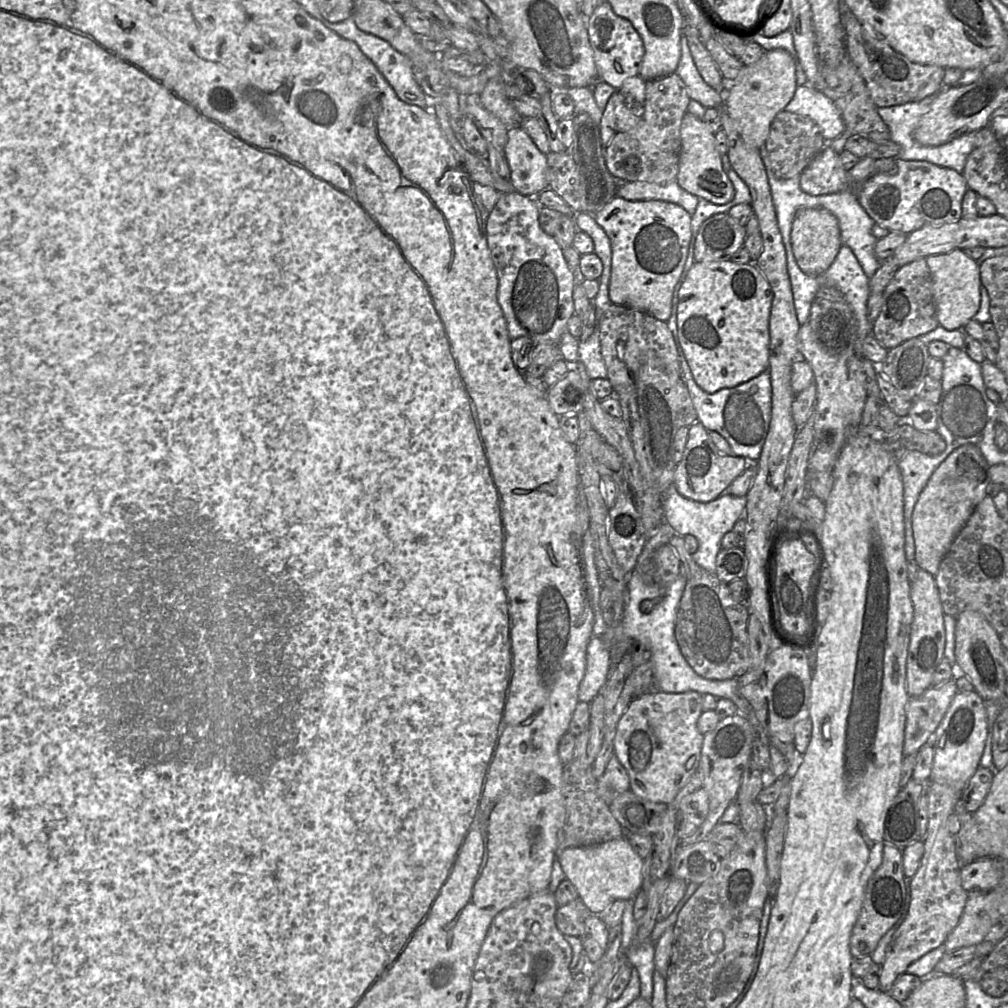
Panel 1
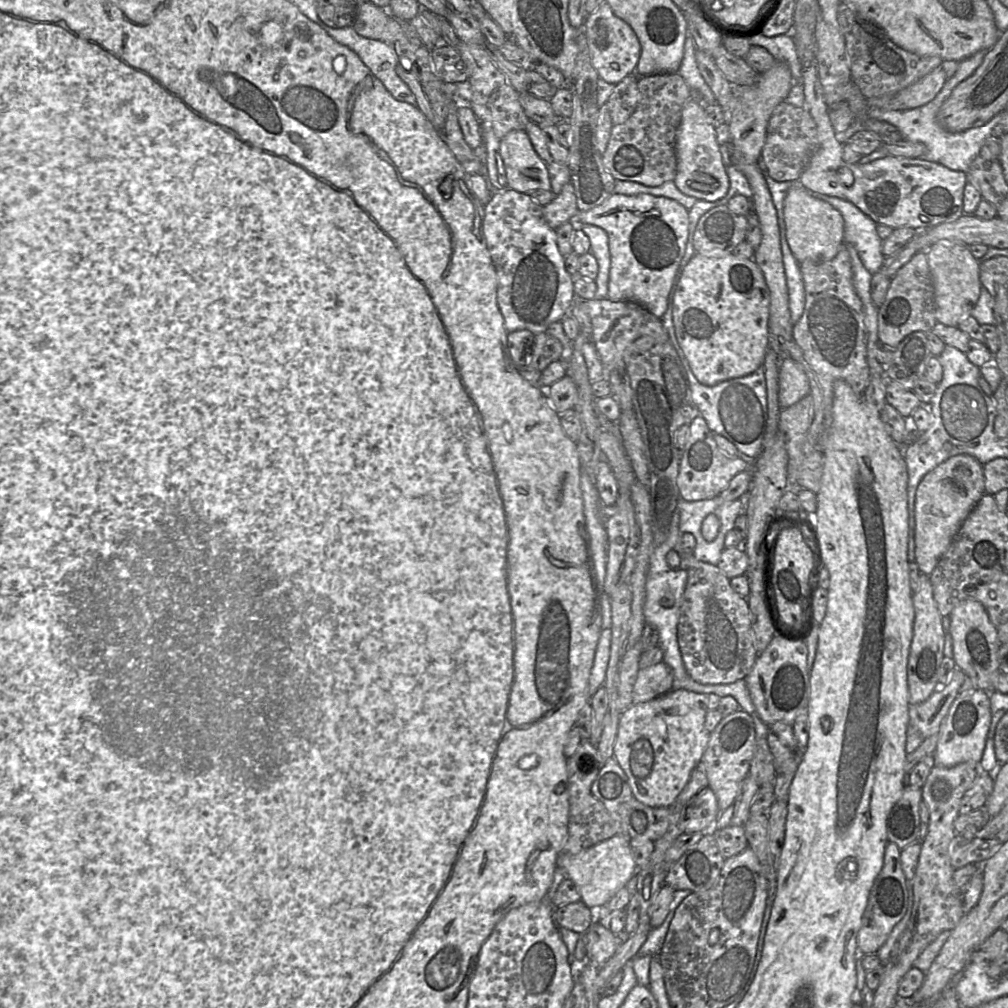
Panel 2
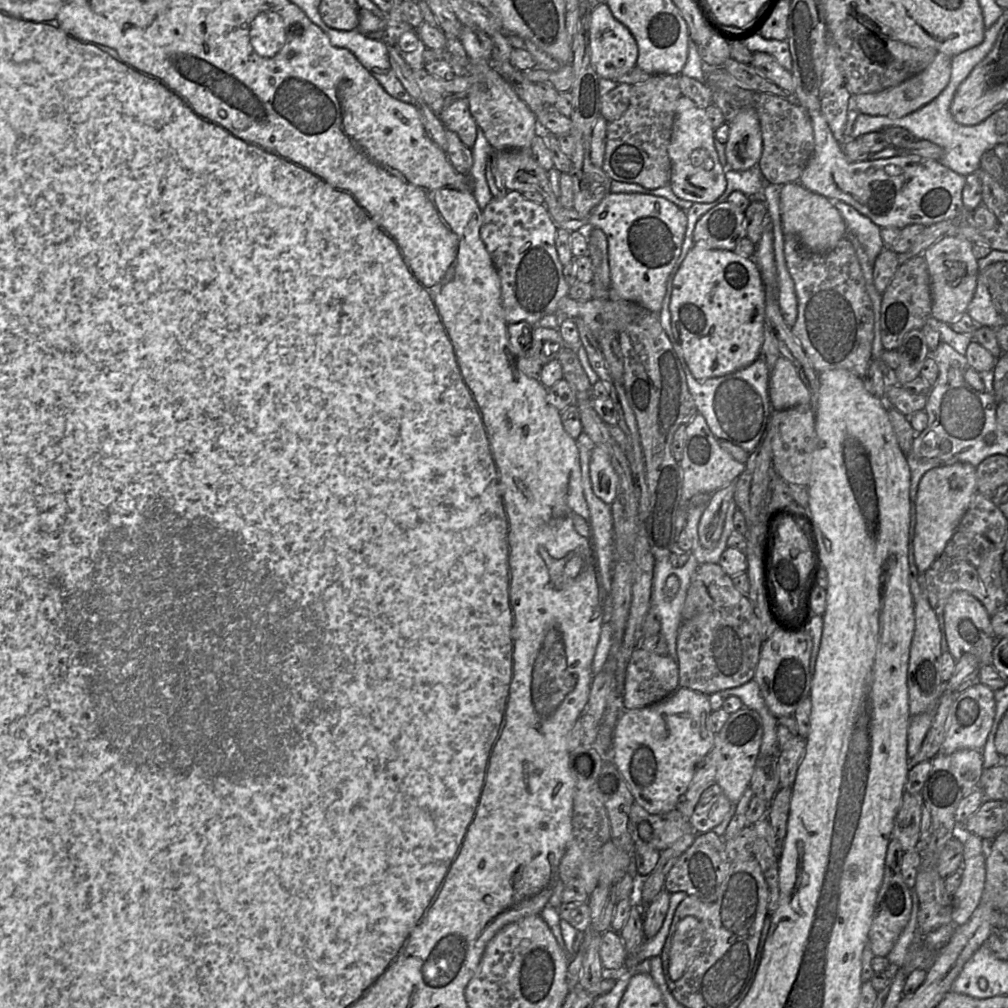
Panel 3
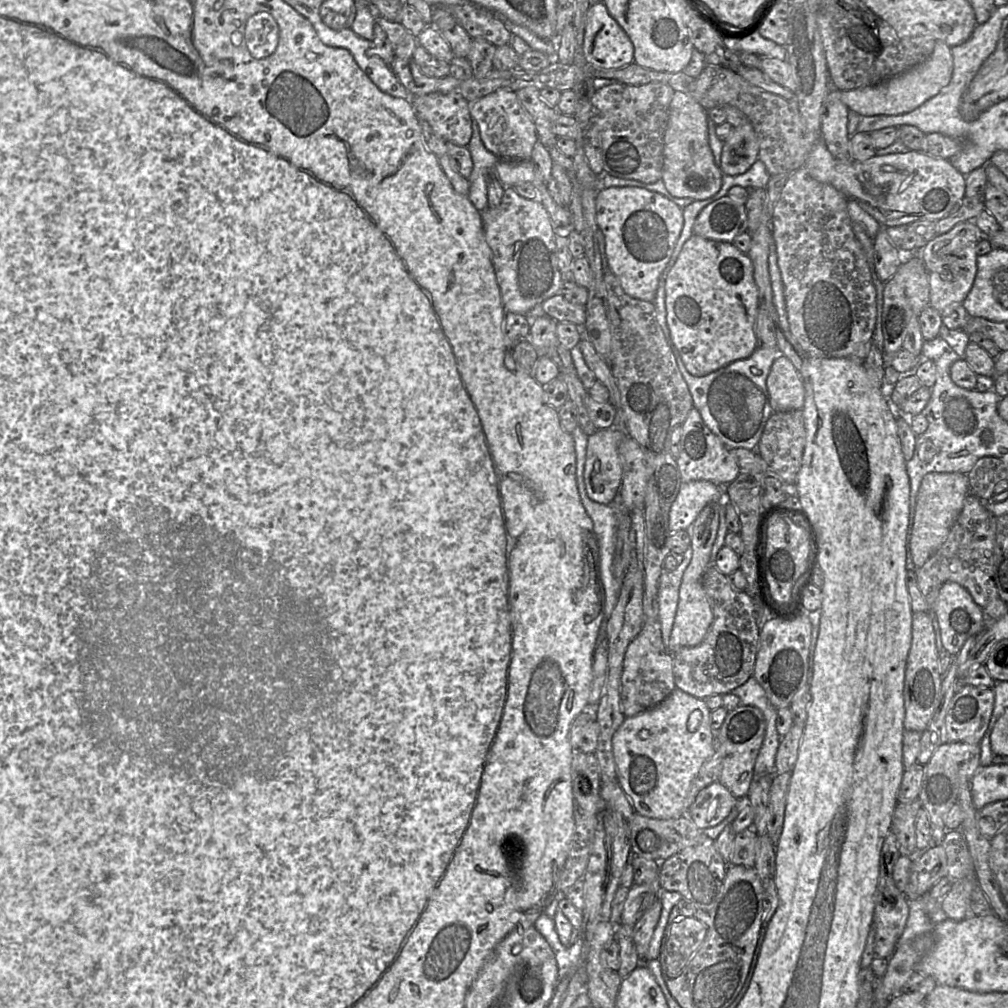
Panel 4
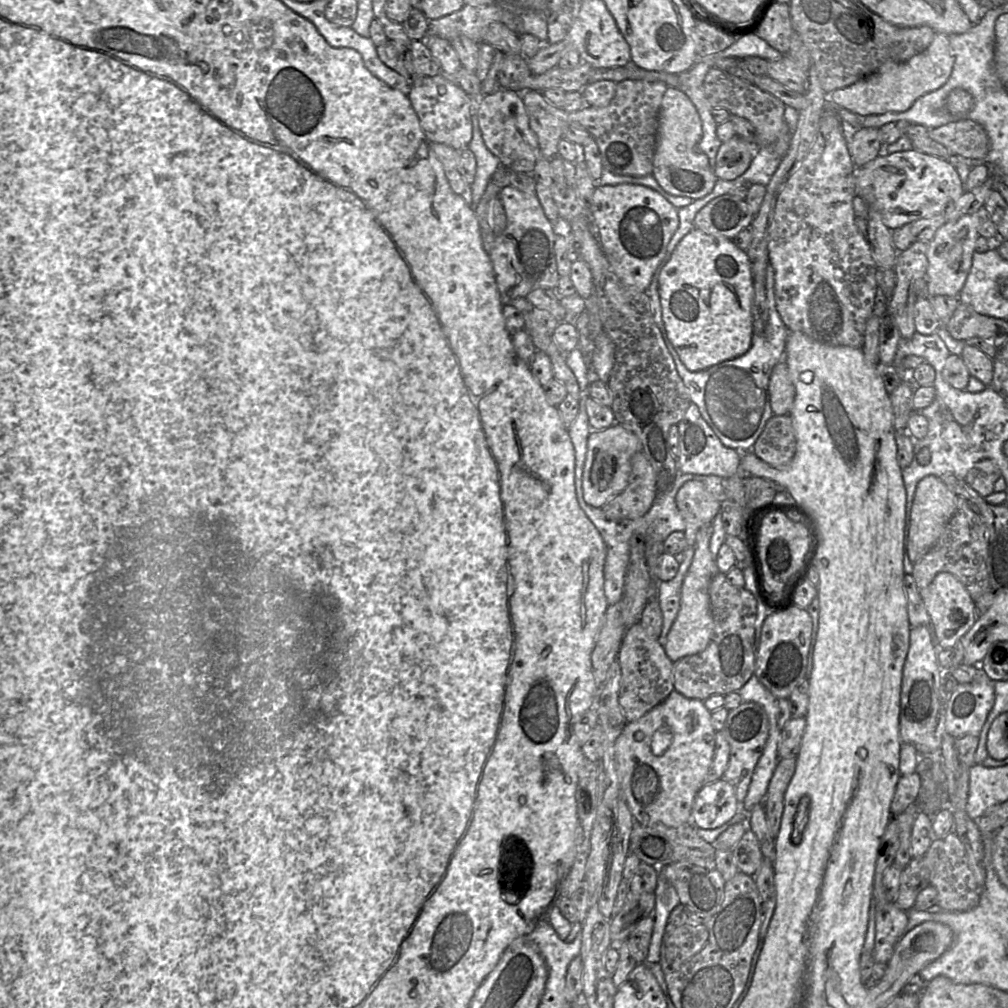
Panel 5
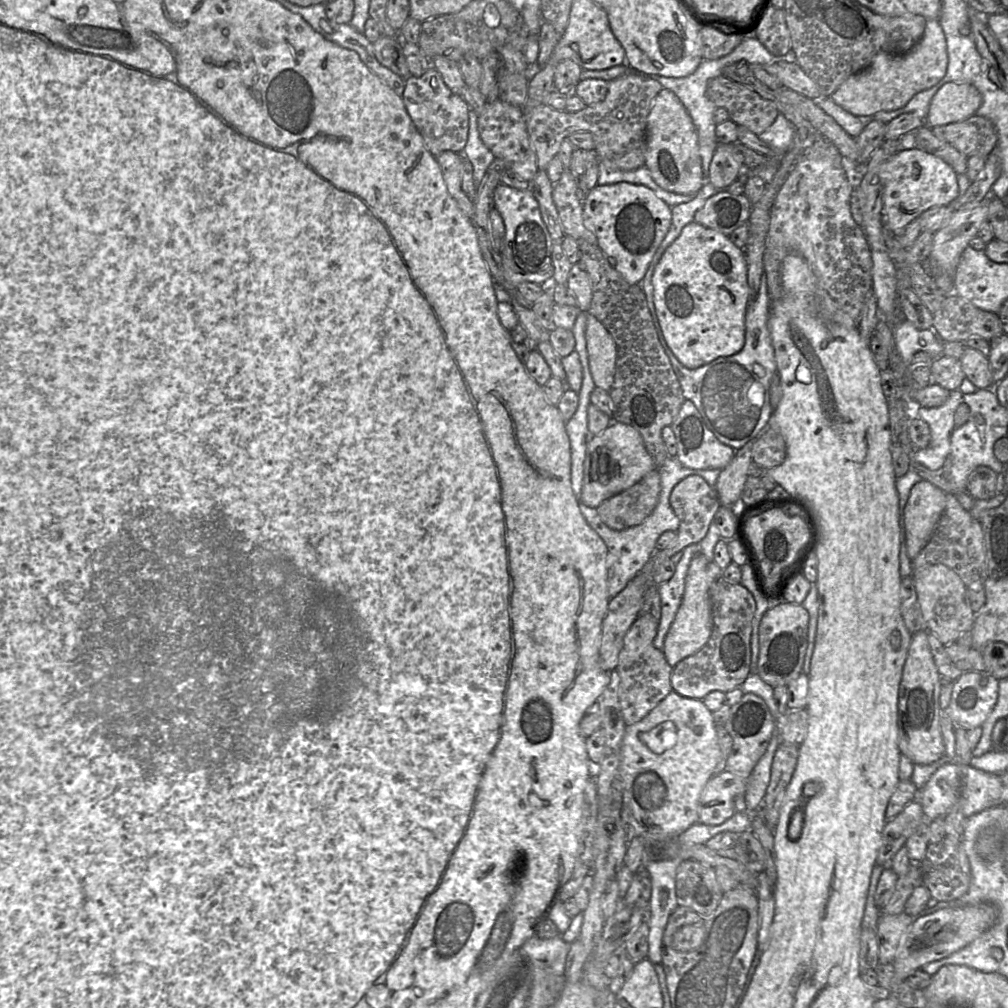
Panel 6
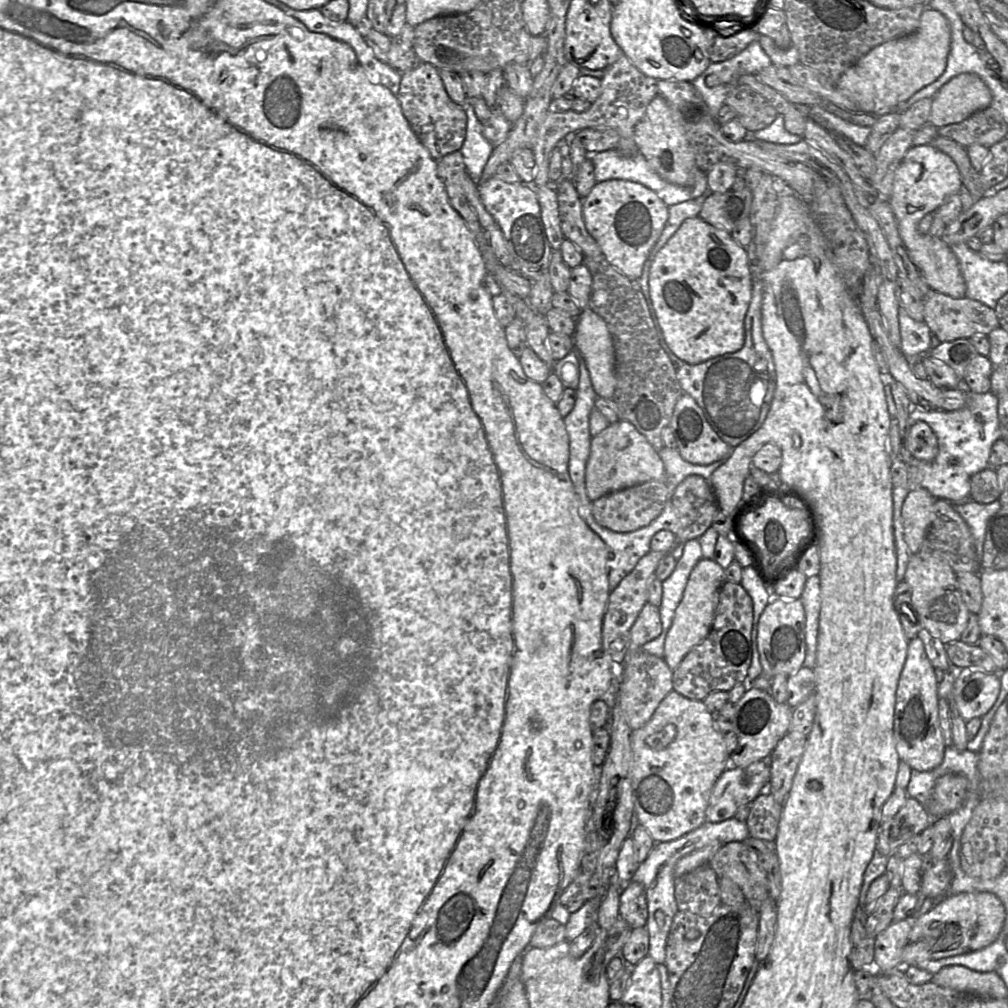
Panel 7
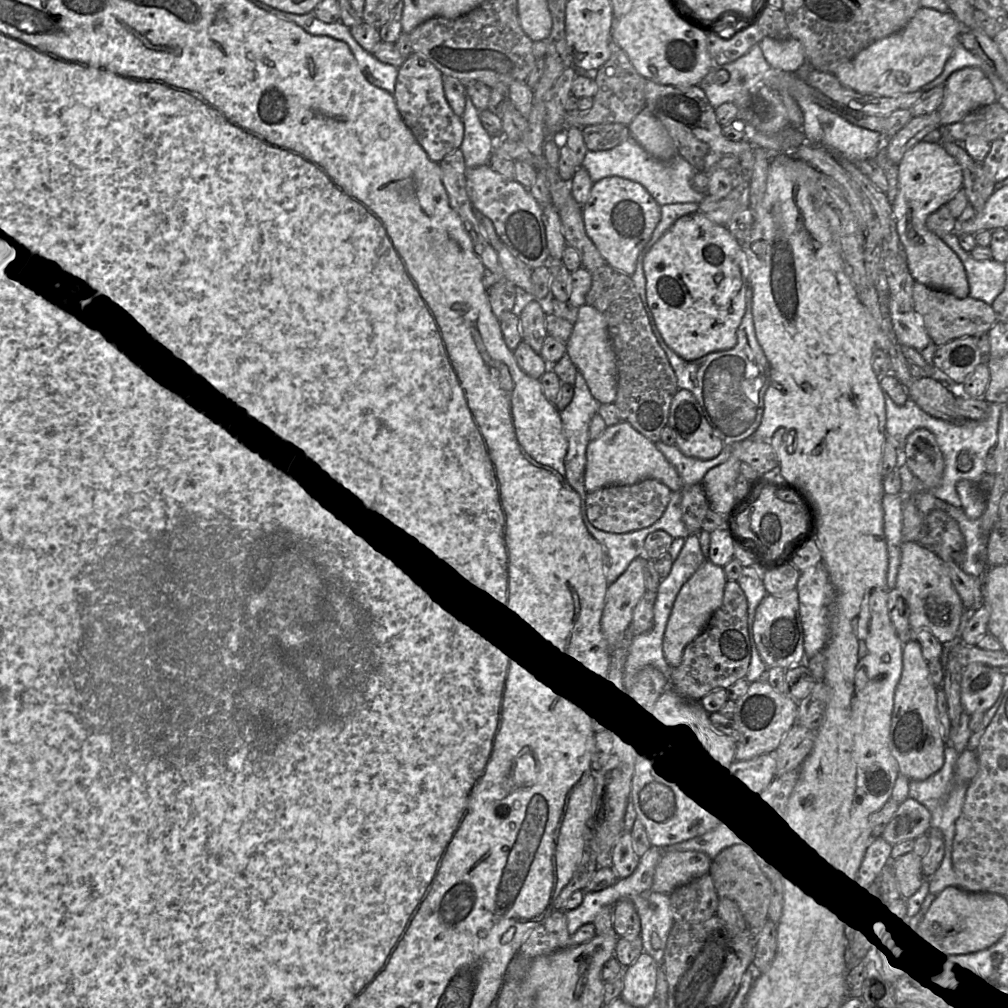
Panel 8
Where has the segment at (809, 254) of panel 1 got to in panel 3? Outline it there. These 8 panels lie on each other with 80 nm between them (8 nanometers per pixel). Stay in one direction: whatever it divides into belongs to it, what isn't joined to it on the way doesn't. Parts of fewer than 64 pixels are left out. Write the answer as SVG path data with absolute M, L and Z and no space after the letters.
M800 183L782 185L780 216L783 233L797 236L806 248L814 252L827 252L833 249L848 232L840 212L829 199L806 189Z

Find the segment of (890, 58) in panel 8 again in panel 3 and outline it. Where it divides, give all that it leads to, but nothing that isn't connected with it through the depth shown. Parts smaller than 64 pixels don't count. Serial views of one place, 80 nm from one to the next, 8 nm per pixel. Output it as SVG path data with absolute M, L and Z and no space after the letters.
M938 52L933 62L925 70L901 84L876 93L851 95L851 98L857 109L863 114L888 116L890 118L905 116L930 103L946 88L951 77L951 60L952 57Z

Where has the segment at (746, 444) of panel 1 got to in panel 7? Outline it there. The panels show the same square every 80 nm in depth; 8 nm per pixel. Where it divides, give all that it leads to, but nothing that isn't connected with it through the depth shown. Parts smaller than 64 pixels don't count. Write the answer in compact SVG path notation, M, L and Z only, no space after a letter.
M654 258L645 261L637 282L654 319L653 325L655 325L659 344L669 357L682 390L694 398L714 432L725 443L735 448L762 426L770 410L776 388L775 364L762 331L762 282L754 280L752 285L752 297L744 320L743 347L737 352L691 365L673 354L659 326L649 289L650 268Z

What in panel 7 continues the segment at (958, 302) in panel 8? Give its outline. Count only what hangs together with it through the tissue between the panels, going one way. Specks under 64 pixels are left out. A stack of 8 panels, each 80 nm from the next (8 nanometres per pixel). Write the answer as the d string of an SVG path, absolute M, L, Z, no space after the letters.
M931 290L923 298L924 323L940 342L951 342L959 338L970 338L974 335L989 335L1000 327L992 308L969 298L952 298Z

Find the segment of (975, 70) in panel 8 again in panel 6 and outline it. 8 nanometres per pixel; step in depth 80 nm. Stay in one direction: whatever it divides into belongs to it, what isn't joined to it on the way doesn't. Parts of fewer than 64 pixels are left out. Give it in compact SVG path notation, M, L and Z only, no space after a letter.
M948 82L934 95L925 125L930 128L964 121L976 114L982 95L968 83Z

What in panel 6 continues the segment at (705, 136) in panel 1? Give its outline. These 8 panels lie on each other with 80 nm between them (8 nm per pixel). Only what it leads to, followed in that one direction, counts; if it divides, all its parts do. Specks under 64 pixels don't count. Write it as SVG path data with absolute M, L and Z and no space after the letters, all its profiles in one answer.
M668 89L660 90L647 117L645 166L653 180L669 192L696 195L705 184L695 125L681 101Z

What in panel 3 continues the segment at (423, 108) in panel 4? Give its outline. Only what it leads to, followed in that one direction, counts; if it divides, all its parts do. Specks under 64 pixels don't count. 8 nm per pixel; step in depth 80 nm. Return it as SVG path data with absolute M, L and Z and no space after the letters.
M457 99L437 115L445 129L458 135L461 142L472 149L477 138L477 124L470 113L467 99Z

